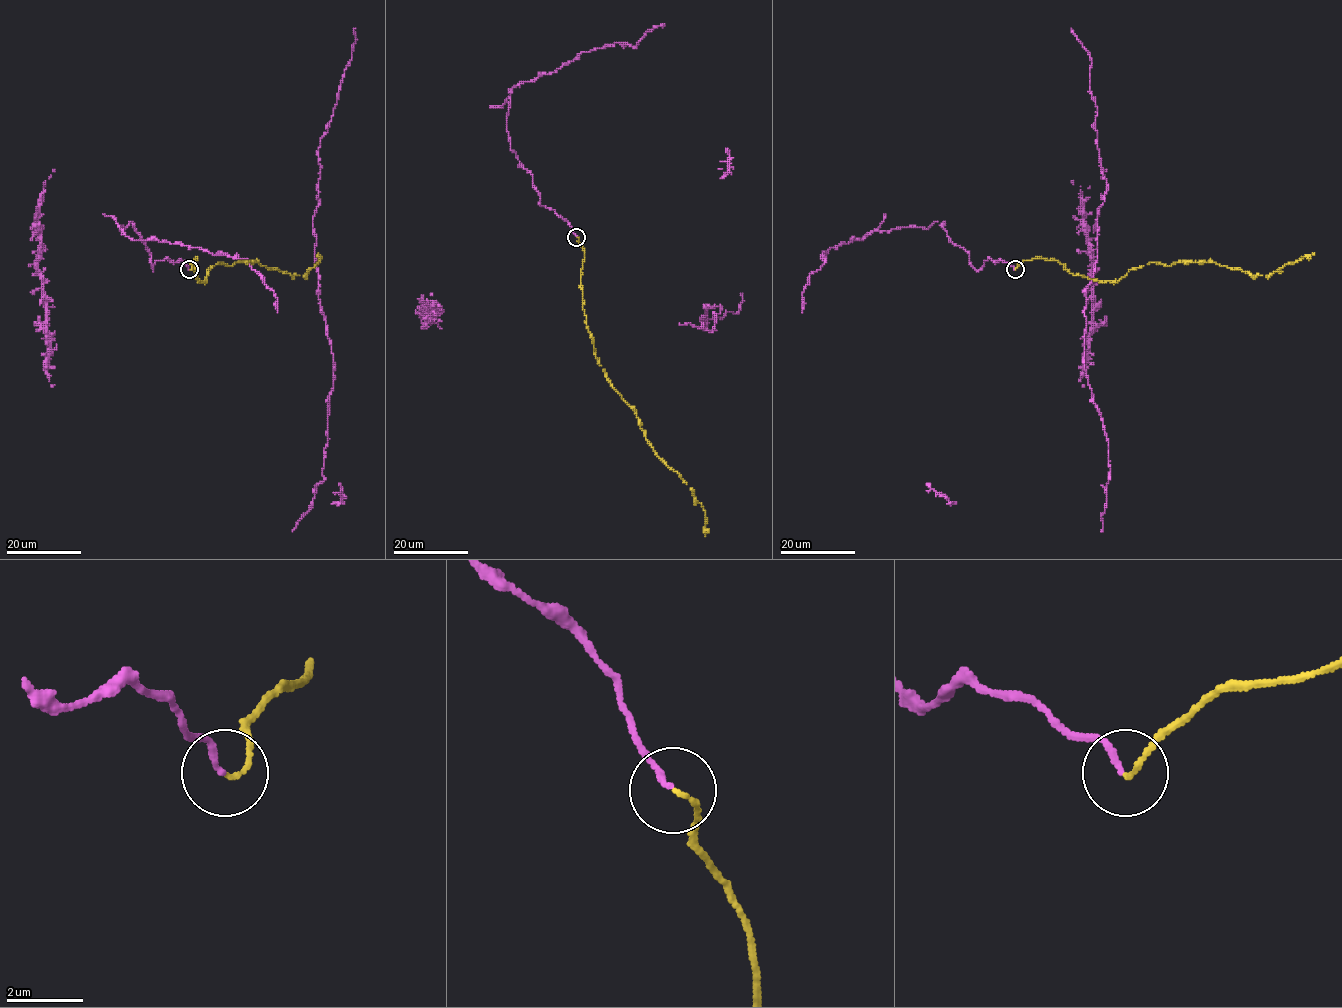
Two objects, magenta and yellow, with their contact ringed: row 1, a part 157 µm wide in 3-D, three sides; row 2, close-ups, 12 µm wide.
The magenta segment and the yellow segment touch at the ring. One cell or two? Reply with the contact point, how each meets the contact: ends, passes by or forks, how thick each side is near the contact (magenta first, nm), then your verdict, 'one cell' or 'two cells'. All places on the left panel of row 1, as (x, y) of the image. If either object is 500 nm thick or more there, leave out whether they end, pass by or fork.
place (189, 269); magenta ends; yellow ends; calibres 160 and 120 nm; one cell

